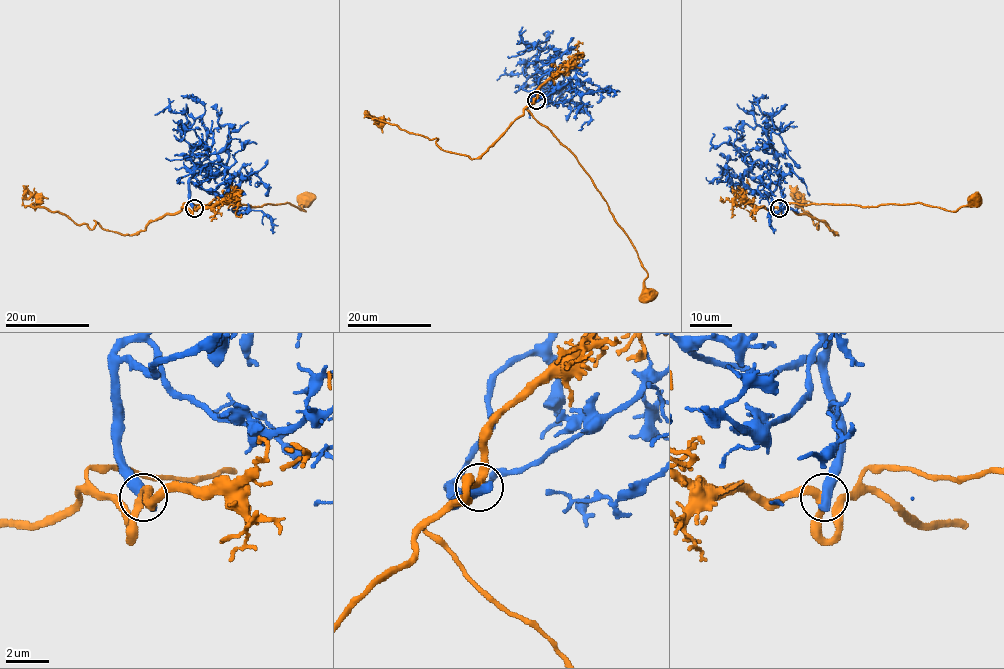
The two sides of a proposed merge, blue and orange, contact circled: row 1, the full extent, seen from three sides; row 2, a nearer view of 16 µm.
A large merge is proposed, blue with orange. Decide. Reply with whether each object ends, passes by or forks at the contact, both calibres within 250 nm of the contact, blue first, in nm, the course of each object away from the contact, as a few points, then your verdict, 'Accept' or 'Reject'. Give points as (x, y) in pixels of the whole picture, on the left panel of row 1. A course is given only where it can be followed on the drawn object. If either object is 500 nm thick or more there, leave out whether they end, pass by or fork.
Thickness 600 nm (blue) against 340 nm. Course of blue: (194, 209), (189, 198), (191, 178), (216, 195), (235, 193), (236, 209), (261, 210), (270, 219), (273, 233). Course of orange: (194, 209), (190, 211), (183, 204), (261, 207), (287, 202), (305, 211), (302, 208), (303, 197), (308, 192). Reject

